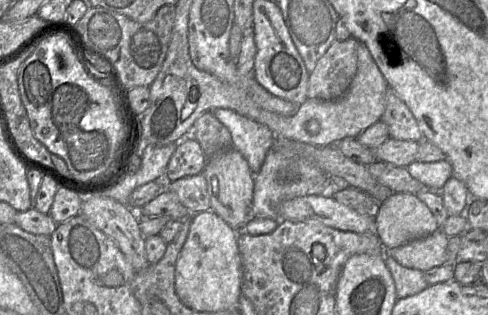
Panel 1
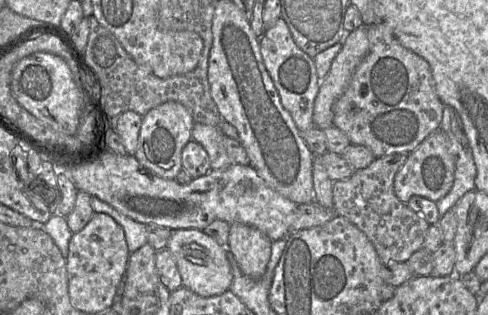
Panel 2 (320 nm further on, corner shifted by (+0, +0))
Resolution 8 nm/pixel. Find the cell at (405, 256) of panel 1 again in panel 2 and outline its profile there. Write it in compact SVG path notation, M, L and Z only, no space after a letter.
M391 154L376 158L368 167L333 183L333 210L361 230L373 244L383 264L406 262L423 248L429 224L402 203L394 193L394 178L407 160L408 154Z

